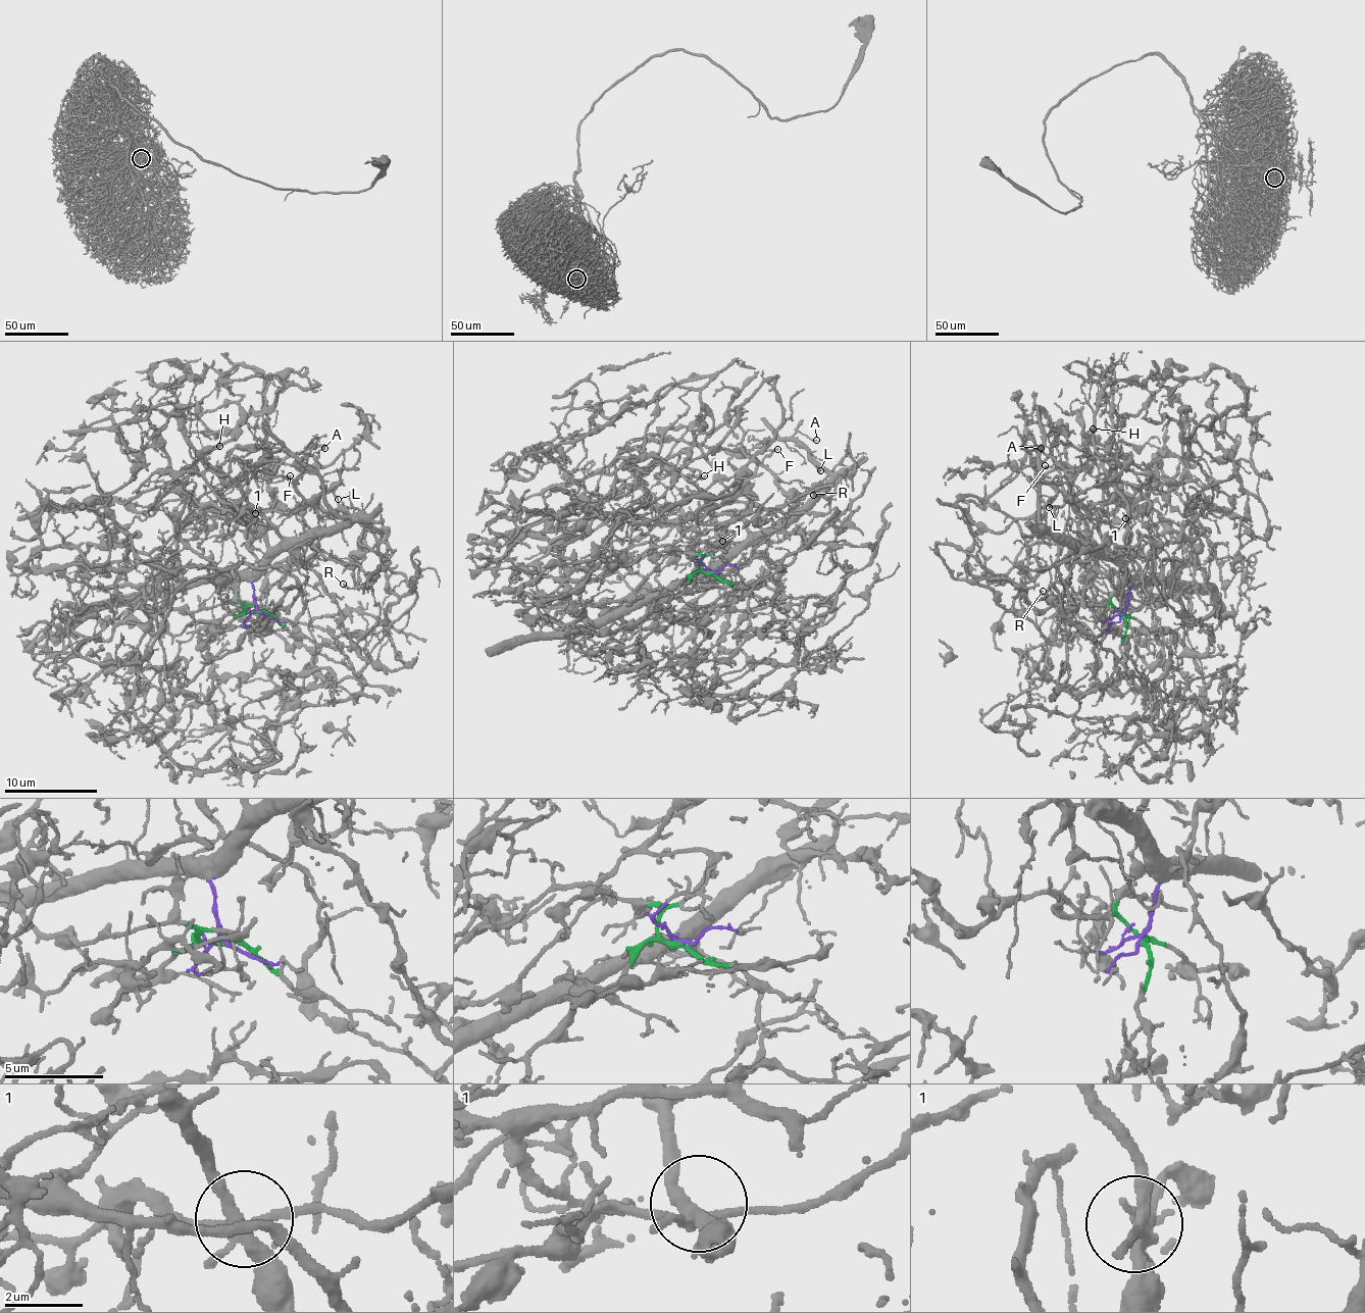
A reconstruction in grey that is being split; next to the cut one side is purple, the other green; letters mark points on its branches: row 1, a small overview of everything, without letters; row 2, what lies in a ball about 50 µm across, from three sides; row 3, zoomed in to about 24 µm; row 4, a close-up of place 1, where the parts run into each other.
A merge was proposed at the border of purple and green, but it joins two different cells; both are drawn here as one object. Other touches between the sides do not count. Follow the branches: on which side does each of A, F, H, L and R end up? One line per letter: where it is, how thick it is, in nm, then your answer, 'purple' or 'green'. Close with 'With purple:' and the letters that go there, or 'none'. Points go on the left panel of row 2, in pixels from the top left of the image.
A: (324, 448) | 100 nm | purple
F: (290, 475) | 110 nm | purple
H: (219, 446) | 100 nm | purple
L: (338, 499) | 80 nm | purple
R: (343, 584) | 150 nm | purple
With purple: A, F, H, L, R

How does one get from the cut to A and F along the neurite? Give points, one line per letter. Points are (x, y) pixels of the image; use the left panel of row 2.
A: (259, 611), (253, 582), (269, 561), (350, 520), (330, 506), (322, 480), (301, 460), (325, 448)
F: (259, 611), (253, 582), (264, 565), (319, 525), (319, 509), (294, 484), (269, 480), (291, 474)

